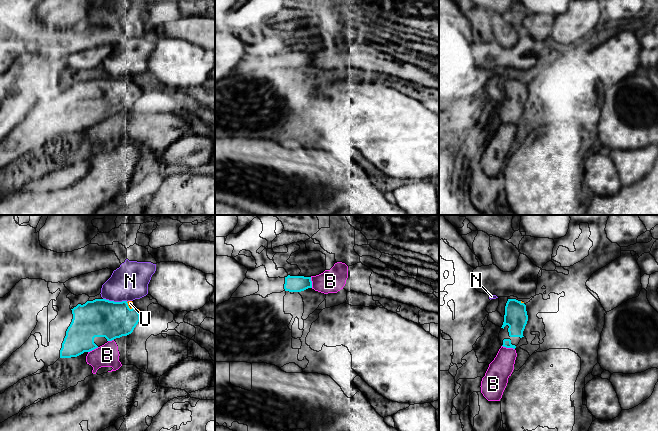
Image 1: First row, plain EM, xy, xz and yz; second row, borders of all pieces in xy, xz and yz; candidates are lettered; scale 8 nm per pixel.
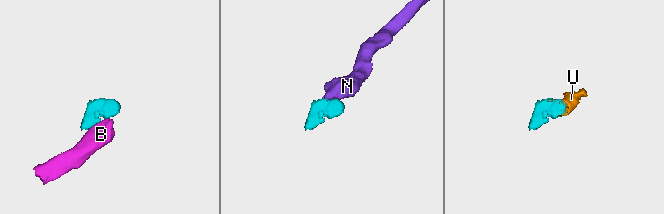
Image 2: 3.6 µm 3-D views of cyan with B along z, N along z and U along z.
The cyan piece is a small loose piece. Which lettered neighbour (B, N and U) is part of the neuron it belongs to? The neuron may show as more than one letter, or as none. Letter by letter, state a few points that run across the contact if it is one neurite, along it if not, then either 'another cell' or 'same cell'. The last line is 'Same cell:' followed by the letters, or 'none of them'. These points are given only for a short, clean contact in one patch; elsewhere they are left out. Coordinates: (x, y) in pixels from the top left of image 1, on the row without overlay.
B: line yz (506, 118), (508, 123), (505, 136), (499, 146); same cell
N: another cell
U: same cell
Same cell: B, U

